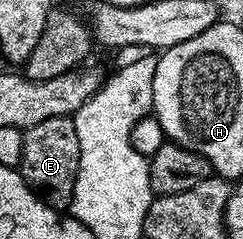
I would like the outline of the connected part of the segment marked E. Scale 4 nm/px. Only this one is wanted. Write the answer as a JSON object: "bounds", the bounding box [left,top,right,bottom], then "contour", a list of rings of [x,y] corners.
{"bounds":[17,117,79,208],"contour":[[[49,117],[49,121],[41,121],[41,125],[23,131],[23,148],[17,170],[27,186],[50,207],[70,208],[78,168],[79,142],[74,118]]]}

